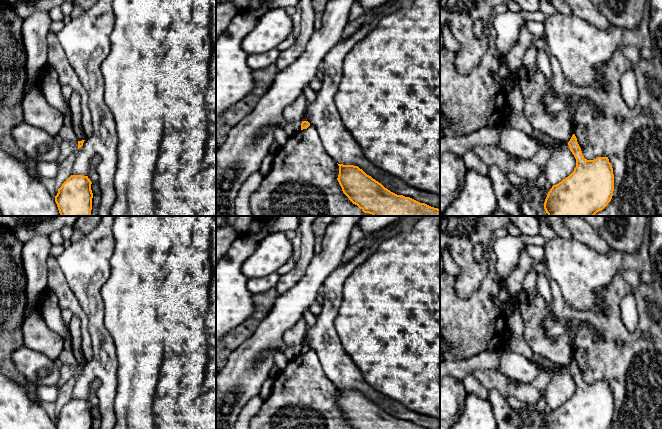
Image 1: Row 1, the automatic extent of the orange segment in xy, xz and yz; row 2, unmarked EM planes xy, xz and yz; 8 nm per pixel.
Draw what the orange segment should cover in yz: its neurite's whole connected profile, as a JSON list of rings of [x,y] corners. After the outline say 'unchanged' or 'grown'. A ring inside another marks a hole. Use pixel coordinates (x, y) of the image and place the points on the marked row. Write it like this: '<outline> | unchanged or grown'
[[[575,134],[568,145],[576,159],[576,167],[568,177],[552,186],[544,209],[548,216],[594,216],[612,199],[612,165],[608,157],[585,159]]] | unchanged

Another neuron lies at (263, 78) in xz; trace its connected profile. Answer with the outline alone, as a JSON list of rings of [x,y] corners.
[[[276,64],[269,65],[264,69],[253,70],[254,89],[241,101],[216,116],[216,150],[223,145],[233,126],[255,108],[259,99],[271,87],[278,72],[279,68]]]

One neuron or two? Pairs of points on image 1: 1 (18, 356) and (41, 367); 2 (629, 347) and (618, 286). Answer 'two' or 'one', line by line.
1: one
2: one

